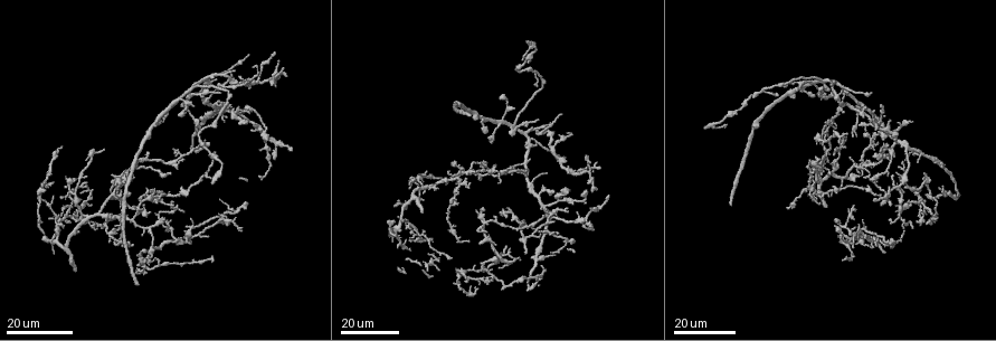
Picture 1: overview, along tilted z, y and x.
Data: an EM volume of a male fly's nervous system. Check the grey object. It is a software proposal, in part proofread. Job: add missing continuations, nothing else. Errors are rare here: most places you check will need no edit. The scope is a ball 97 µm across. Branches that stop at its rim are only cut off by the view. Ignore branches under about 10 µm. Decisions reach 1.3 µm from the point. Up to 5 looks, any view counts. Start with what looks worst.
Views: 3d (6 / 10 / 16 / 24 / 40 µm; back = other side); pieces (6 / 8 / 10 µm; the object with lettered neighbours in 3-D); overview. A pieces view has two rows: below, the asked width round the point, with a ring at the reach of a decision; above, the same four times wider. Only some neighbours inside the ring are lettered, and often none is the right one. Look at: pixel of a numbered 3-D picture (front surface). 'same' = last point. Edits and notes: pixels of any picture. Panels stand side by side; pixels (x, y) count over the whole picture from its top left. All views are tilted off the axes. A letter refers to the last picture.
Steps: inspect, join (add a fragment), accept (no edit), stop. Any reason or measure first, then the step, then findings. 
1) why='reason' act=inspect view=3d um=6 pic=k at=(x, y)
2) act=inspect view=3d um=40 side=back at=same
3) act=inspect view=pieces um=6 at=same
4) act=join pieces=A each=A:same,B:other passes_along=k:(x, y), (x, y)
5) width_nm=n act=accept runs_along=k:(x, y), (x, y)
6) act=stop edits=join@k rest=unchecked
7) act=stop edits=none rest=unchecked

why='branch stops here' act=inspect view=3d um=24 pic=1 at=(844, 133)

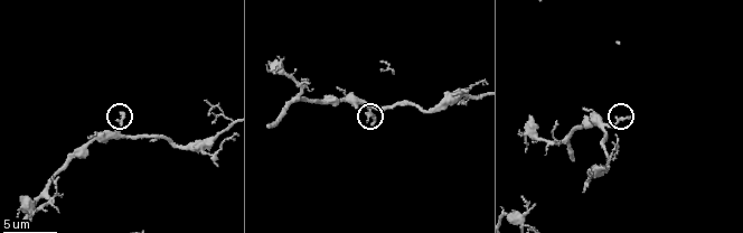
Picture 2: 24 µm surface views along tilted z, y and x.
act=inspect view=pieces um=10 pic=2 at=(629, 116)

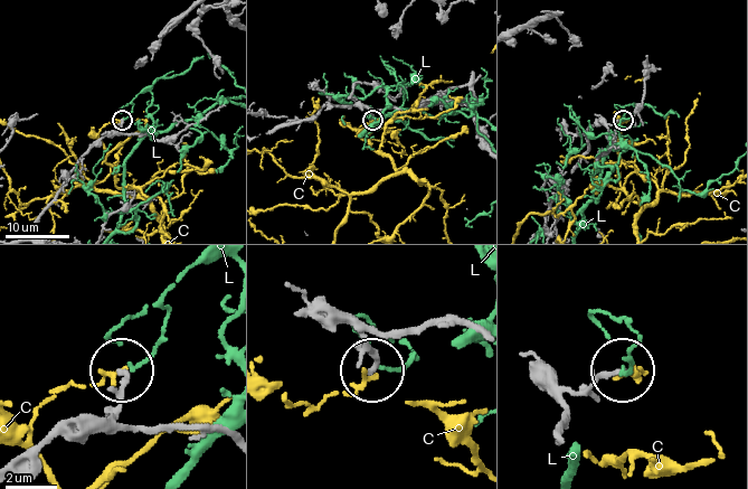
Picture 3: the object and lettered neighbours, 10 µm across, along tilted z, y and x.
width_nm=170 act=accept each=C:other,L:other runs_along=3:(228, 436), (125, 424), (119, 410), (123, 370) found='none of them fits'

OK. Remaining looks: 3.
why='tapers out' act=inspect view=3d um=16 pic=1 at=(535, 85)

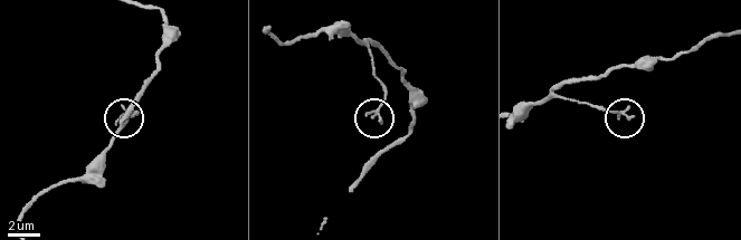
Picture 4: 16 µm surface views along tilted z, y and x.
act=inspect view=pieces um=10 pic=4 at=(631, 117)

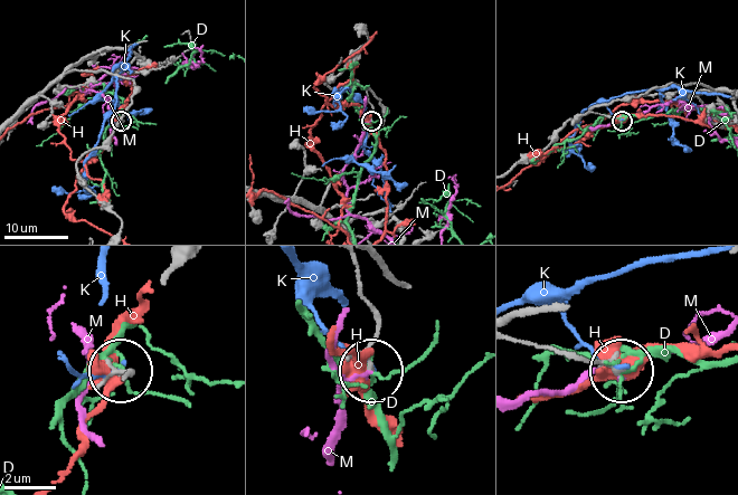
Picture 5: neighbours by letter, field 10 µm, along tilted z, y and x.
act=accept each=D:other,H:other,K:other,M:other runs_along=5:(355, 265), (377, 329), (367, 355), (371, 368) found='none of them fits'

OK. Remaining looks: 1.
act=stop edits=none rest=unchecked

